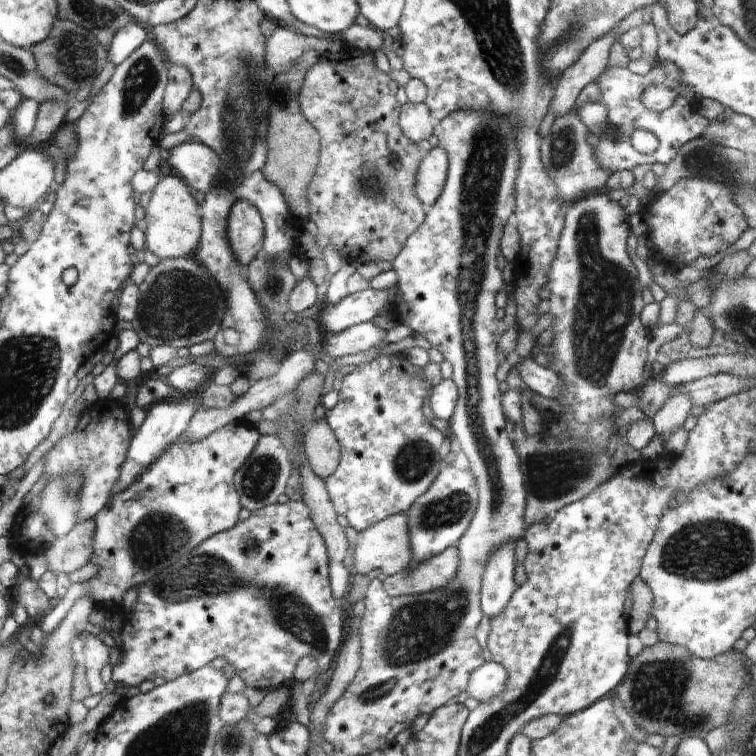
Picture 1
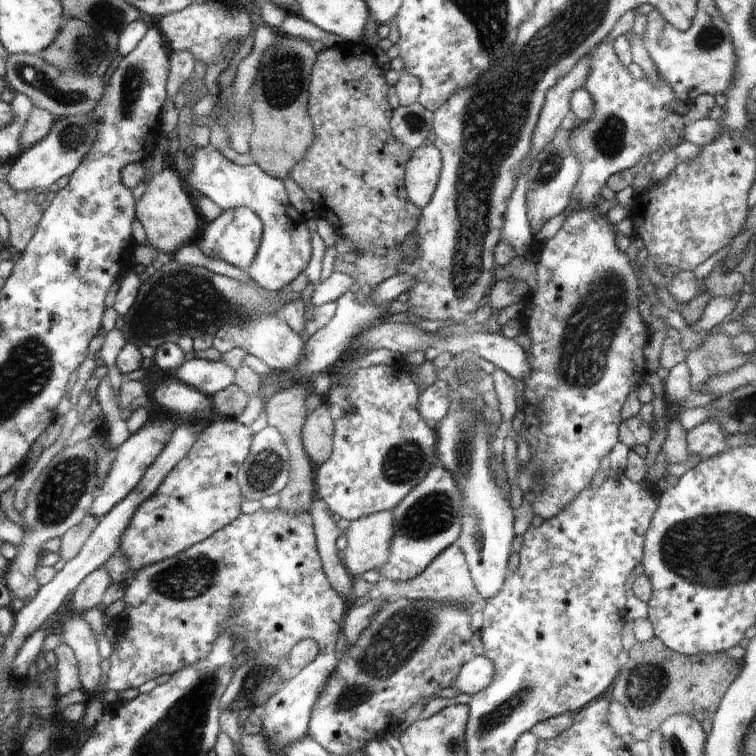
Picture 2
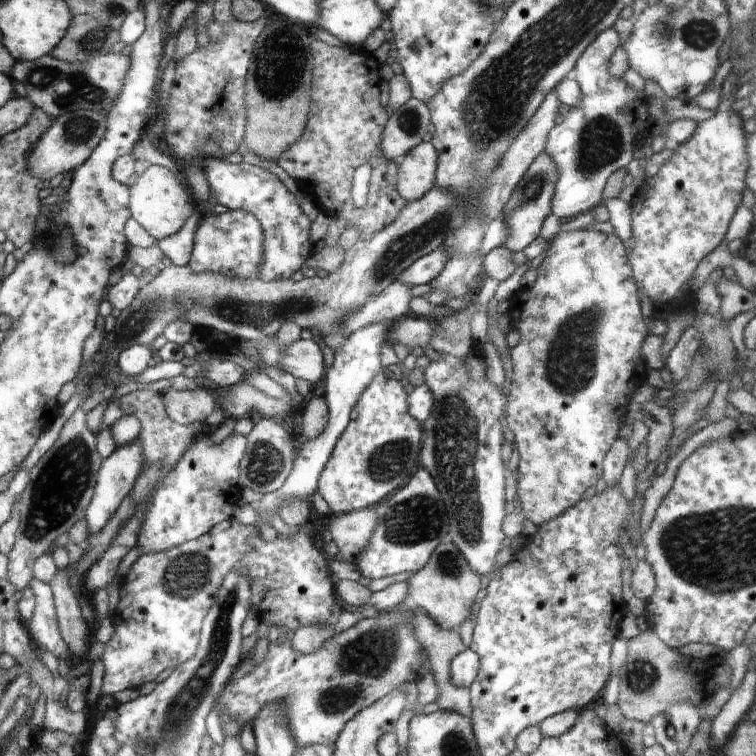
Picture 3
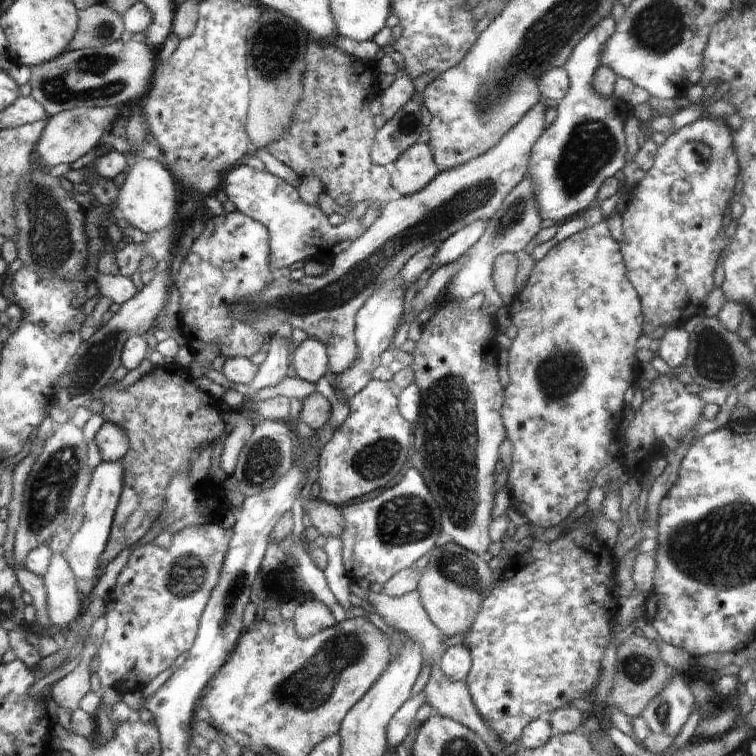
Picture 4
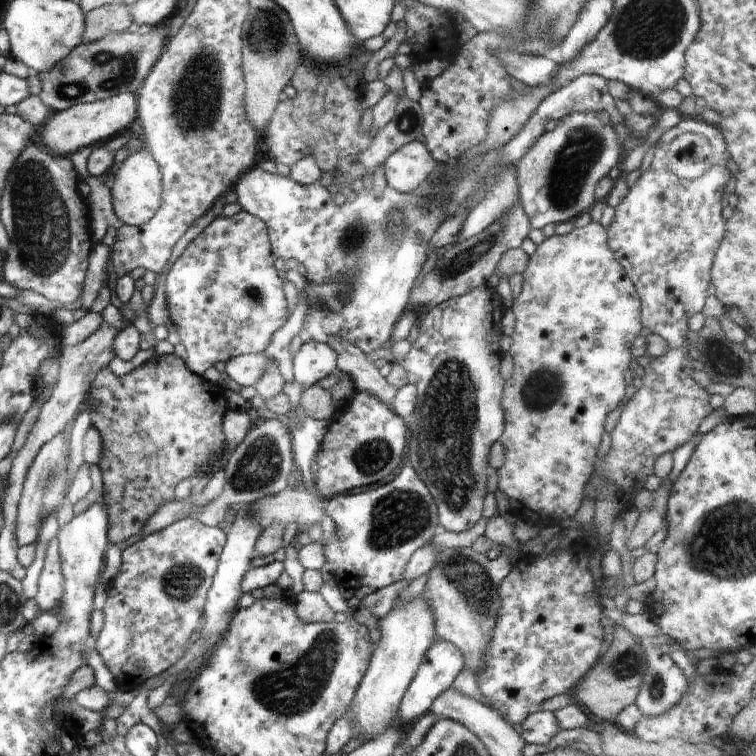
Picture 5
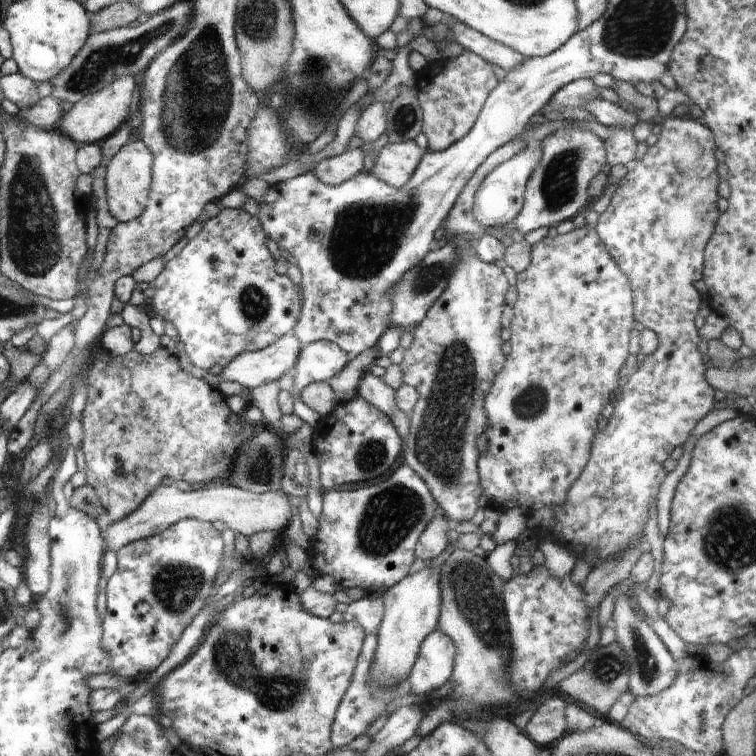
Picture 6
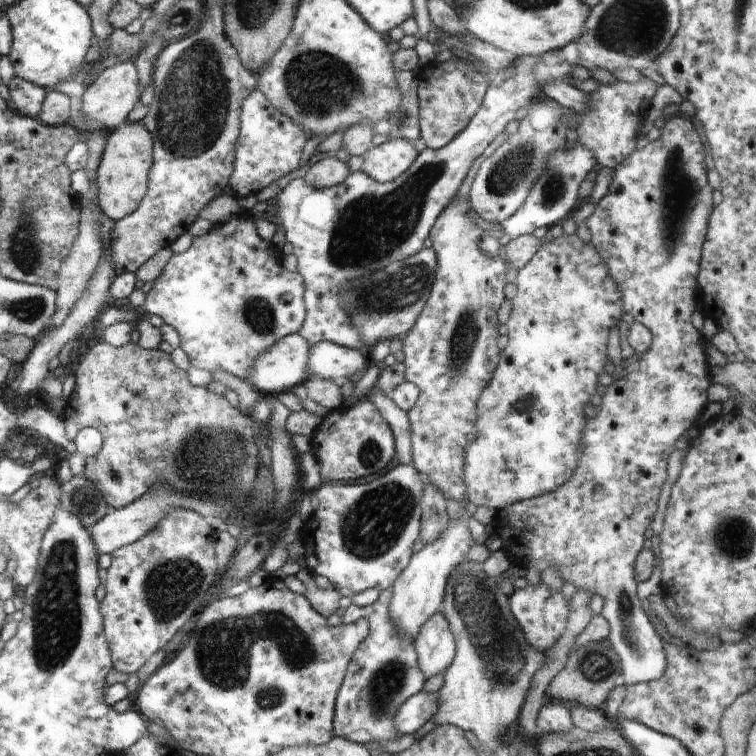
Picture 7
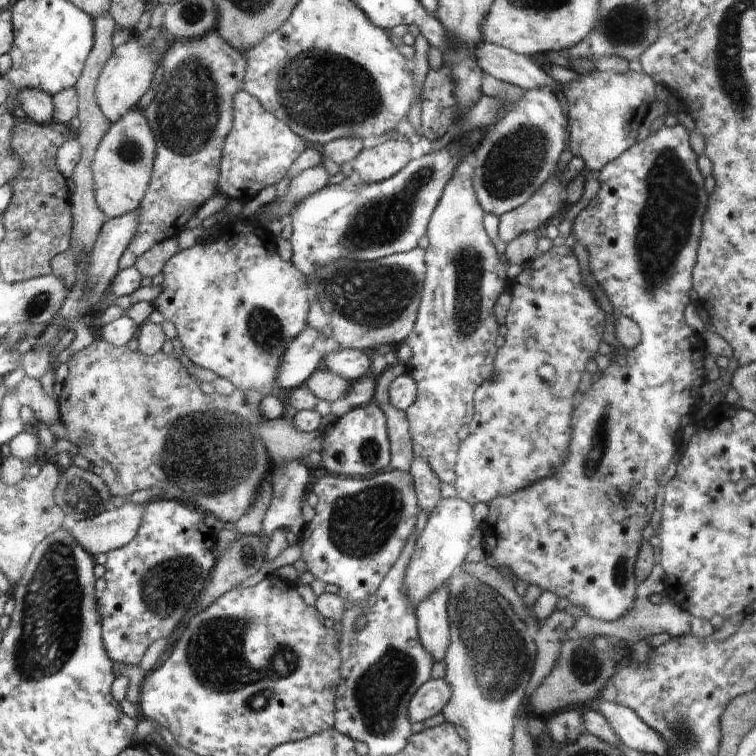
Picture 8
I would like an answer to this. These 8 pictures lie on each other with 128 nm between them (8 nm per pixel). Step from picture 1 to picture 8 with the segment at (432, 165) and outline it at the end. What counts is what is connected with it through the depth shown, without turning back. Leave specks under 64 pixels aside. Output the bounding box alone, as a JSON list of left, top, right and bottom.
[351,140,410,183]

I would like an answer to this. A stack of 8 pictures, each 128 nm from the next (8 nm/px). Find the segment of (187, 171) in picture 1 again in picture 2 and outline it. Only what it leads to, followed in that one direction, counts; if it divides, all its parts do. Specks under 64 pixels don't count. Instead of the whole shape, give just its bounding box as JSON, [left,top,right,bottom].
[184,145,311,291]

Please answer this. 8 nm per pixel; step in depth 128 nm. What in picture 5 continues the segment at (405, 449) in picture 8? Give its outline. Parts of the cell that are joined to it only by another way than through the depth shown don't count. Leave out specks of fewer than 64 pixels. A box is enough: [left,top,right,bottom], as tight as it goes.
[328,339,397,408]

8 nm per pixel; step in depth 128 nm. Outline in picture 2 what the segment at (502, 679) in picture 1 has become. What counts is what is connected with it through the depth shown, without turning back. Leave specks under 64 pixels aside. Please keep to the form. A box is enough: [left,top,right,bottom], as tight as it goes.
[453,655,494,695]

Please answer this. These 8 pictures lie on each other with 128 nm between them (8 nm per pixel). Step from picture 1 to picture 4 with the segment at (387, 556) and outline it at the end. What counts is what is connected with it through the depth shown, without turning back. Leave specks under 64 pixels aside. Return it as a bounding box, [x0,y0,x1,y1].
[304,499,343,536]

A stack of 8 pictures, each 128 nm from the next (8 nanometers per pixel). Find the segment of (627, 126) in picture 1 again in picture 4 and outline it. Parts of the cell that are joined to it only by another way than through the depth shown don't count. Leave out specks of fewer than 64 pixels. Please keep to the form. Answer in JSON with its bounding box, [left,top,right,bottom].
[526,16,634,224]

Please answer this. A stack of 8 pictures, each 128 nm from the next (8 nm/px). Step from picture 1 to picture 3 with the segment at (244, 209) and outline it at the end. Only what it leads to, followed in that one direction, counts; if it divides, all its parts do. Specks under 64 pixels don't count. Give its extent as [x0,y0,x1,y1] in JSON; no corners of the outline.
[187,210,263,280]

